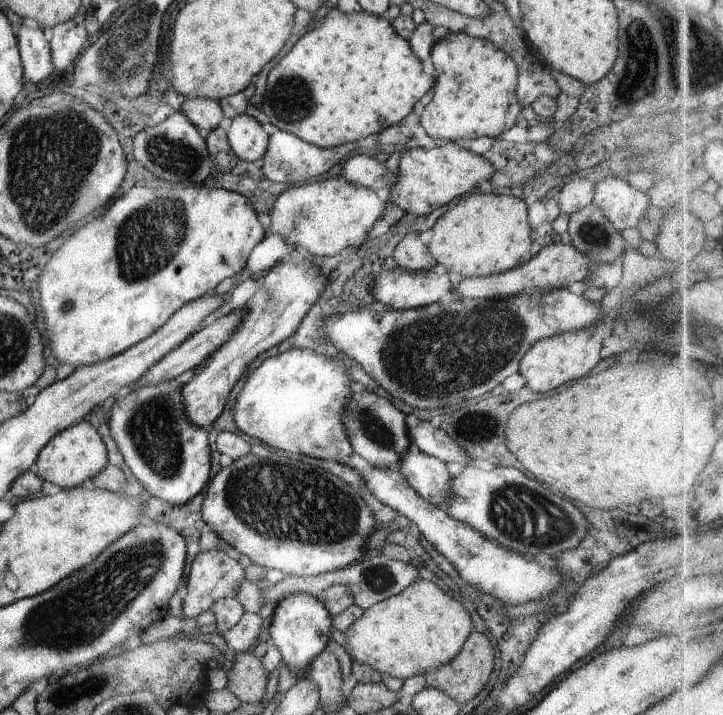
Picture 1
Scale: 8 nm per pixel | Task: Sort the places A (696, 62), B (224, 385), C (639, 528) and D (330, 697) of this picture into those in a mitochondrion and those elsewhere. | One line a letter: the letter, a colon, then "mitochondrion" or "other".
A: mitochondrion
B: other
C: other
D: other

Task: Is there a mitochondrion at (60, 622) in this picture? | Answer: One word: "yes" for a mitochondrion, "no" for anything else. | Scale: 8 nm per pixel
yes

